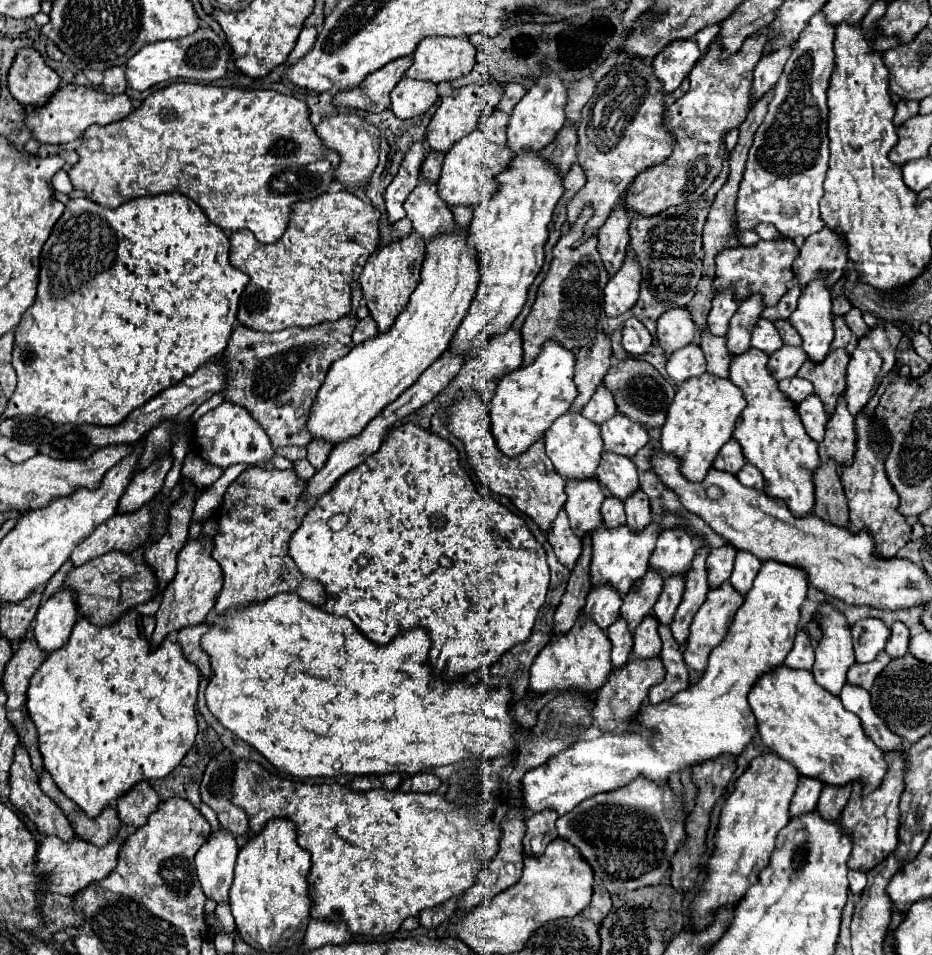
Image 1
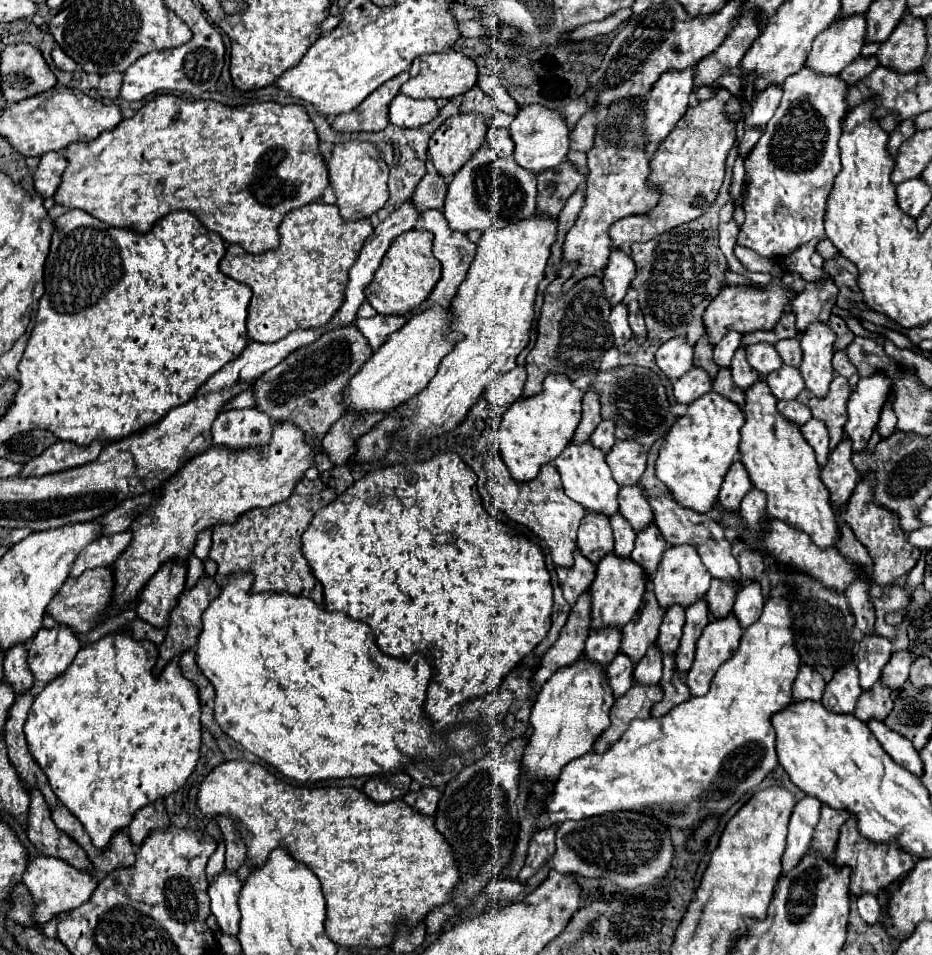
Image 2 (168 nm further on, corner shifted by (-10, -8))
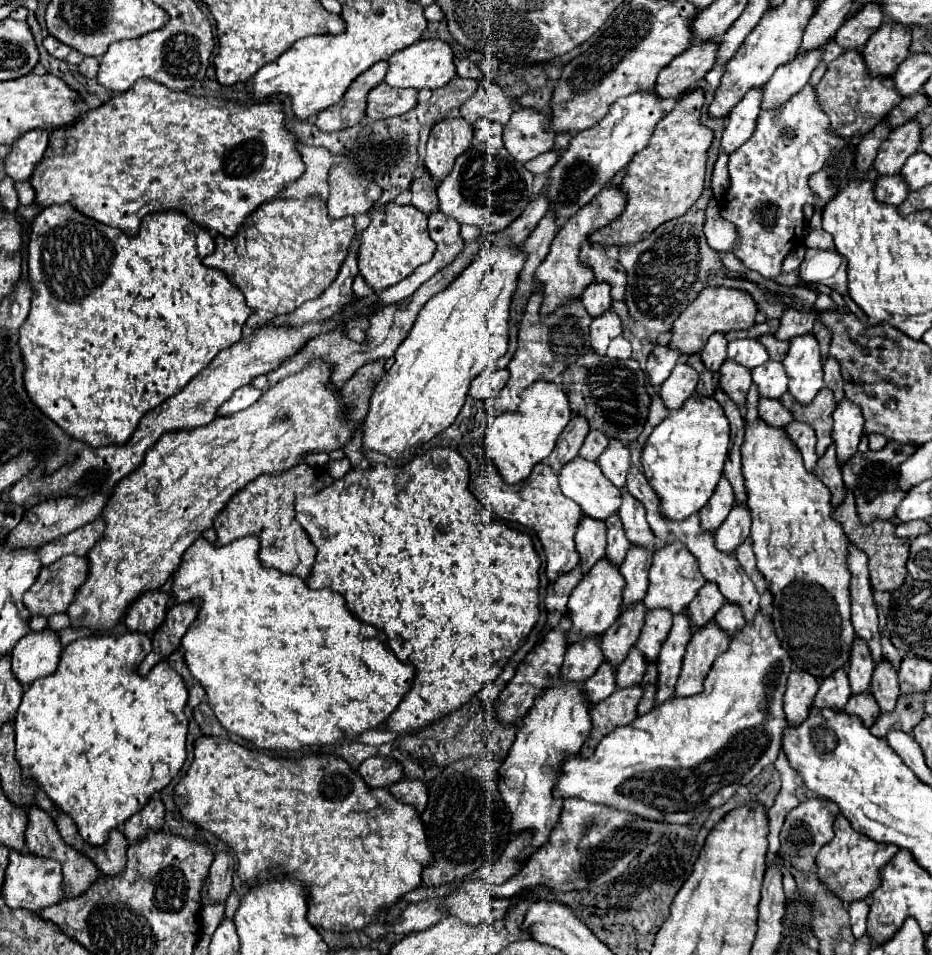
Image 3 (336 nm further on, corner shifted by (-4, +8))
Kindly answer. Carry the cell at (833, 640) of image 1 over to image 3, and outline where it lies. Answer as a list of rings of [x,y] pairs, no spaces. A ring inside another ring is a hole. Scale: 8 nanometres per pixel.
[[[839,668],[837,672],[833,672],[831,676],[827,676],[821,686],[819,692],[815,694],[813,704],[817,708],[835,708],[835,710],[843,710],[847,700],[851,696],[851,688],[849,688],[849,678],[845,676],[845,670]]]

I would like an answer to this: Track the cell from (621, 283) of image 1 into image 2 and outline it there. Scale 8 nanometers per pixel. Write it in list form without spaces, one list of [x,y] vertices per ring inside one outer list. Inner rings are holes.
[[[623,302],[617,304],[617,306],[611,310],[609,324],[611,324],[611,330],[613,330],[615,346],[623,346],[625,342],[629,342],[629,340],[633,338],[633,332],[631,332],[629,322],[627,322],[627,306],[625,306]]]

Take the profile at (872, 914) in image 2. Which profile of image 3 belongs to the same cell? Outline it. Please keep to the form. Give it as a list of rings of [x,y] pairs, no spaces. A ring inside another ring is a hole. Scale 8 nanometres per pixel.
[[[855,900],[849,904],[849,916],[851,916],[851,926],[853,926],[853,936],[861,938],[867,930],[867,914],[869,914],[869,904],[867,900]]]

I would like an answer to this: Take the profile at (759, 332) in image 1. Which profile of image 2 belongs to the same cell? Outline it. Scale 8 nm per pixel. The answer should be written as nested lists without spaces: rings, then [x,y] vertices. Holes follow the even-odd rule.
[[[765,342],[747,346],[745,358],[747,358],[749,366],[753,370],[757,370],[759,374],[763,374],[763,376],[767,376],[767,374],[771,374],[771,372],[775,372],[783,366],[783,362],[779,360],[779,354],[775,352],[775,348],[771,344],[765,344]]]

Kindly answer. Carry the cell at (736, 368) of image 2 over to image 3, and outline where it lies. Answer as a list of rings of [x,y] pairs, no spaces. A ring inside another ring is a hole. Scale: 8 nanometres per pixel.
[[[725,360],[719,370],[719,386],[733,398],[733,402],[745,406],[747,390],[751,384],[753,382],[749,368],[741,368],[741,364],[733,364],[733,360]]]

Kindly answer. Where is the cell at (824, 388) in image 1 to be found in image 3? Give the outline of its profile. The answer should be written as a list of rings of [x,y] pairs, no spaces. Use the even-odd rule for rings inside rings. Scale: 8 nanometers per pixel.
[[[821,388],[821,392],[815,396],[813,404],[797,404],[797,400],[793,400],[793,396],[789,396],[789,392],[785,392],[781,396],[781,402],[793,412],[795,420],[807,422],[815,428],[817,454],[821,456],[825,452],[825,448],[833,442],[831,440],[833,410],[835,410],[837,402],[835,402],[835,396],[833,396],[831,388]]]

